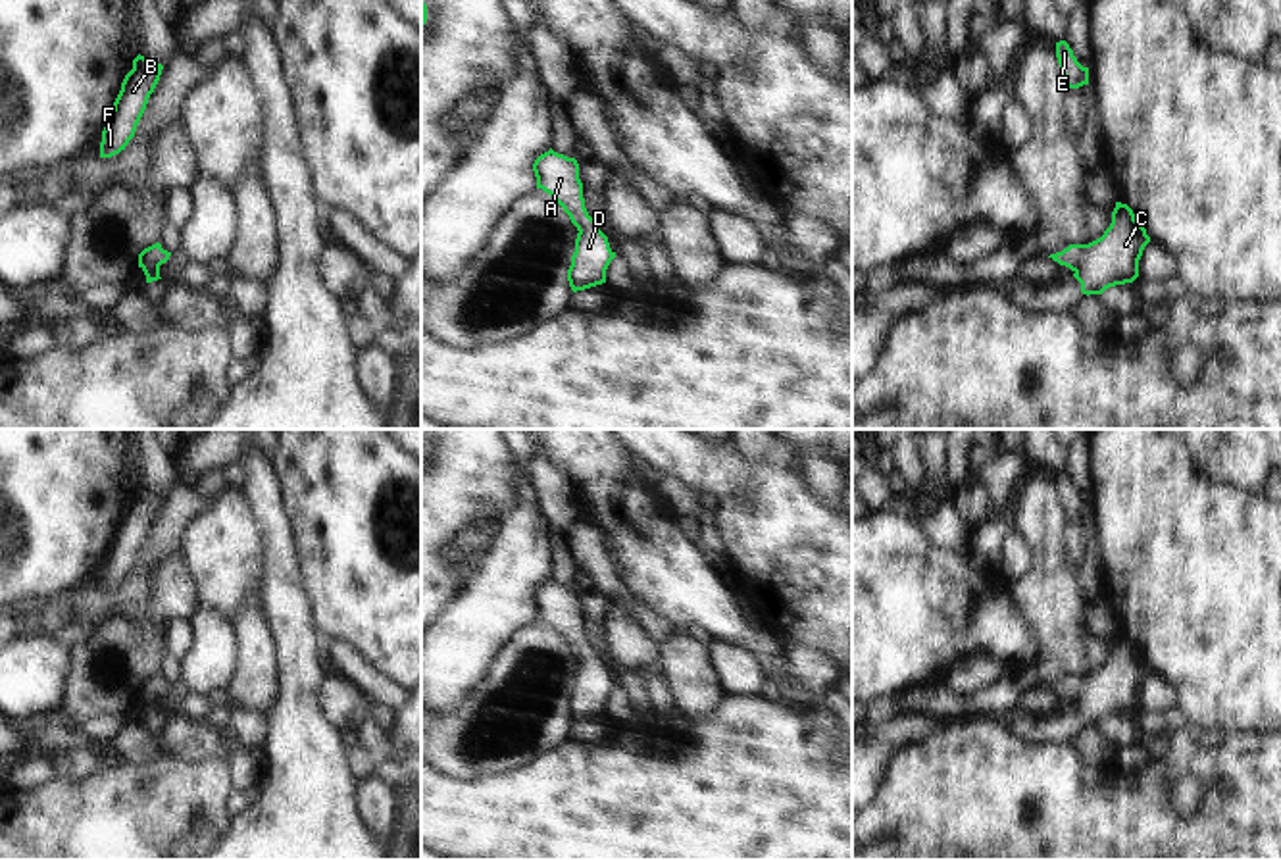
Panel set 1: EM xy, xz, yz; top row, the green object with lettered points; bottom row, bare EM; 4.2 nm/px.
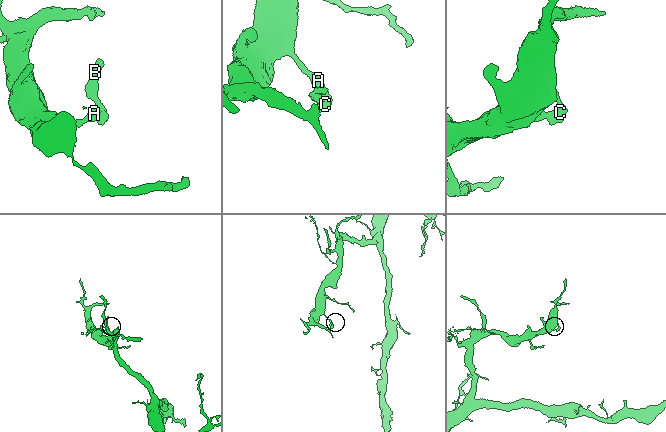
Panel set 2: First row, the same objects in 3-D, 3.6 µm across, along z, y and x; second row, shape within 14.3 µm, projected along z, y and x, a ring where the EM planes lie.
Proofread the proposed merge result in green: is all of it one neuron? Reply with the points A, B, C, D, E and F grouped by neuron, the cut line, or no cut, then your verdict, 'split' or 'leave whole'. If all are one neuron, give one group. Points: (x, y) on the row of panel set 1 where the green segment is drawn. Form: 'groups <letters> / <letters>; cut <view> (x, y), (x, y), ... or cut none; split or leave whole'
groups A B C D E F; cut none; leave whole

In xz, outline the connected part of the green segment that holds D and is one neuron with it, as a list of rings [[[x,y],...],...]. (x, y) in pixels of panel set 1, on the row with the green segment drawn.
[[[550,148],[535,160],[533,171],[537,189],[548,192],[579,231],[567,269],[571,291],[577,292],[606,283],[606,269],[615,252],[585,208],[577,160]]]

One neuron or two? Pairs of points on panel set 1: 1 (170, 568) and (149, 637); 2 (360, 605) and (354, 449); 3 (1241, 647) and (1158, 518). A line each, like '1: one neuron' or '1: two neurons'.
1: one neuron
2: one neuron
3: one neuron

